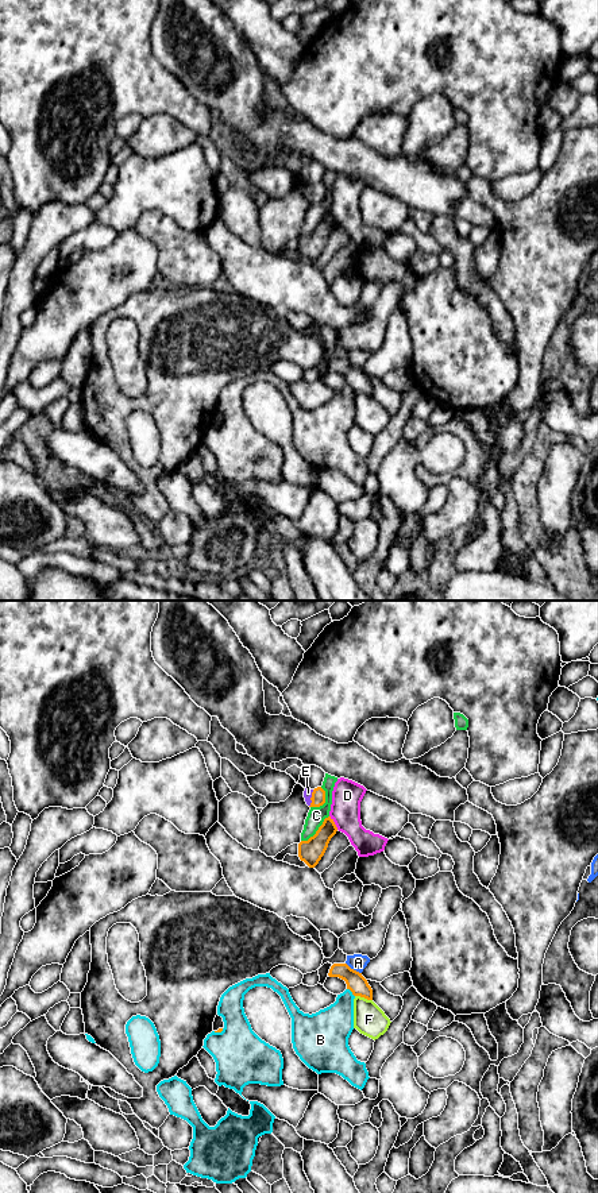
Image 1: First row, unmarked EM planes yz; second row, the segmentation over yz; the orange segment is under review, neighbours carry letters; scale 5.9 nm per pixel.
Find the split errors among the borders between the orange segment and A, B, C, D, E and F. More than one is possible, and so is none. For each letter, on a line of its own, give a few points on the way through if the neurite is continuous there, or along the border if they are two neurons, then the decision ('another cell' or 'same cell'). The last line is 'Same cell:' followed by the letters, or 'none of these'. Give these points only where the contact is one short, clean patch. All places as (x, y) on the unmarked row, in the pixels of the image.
A: another cell
B: another cell
C: another cell
D: another cell
E: way yz (317, 193), (311, 193), (308, 188); same cell
F: another cell
Same cell: E

